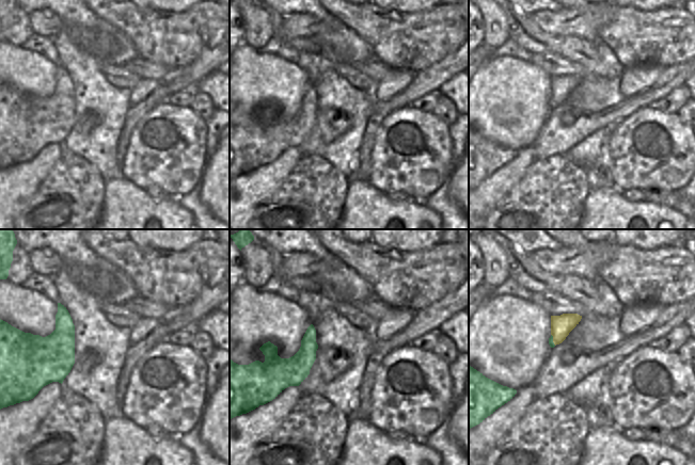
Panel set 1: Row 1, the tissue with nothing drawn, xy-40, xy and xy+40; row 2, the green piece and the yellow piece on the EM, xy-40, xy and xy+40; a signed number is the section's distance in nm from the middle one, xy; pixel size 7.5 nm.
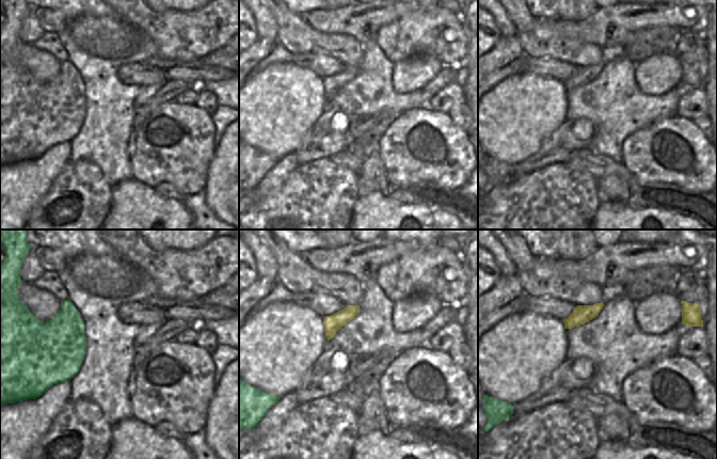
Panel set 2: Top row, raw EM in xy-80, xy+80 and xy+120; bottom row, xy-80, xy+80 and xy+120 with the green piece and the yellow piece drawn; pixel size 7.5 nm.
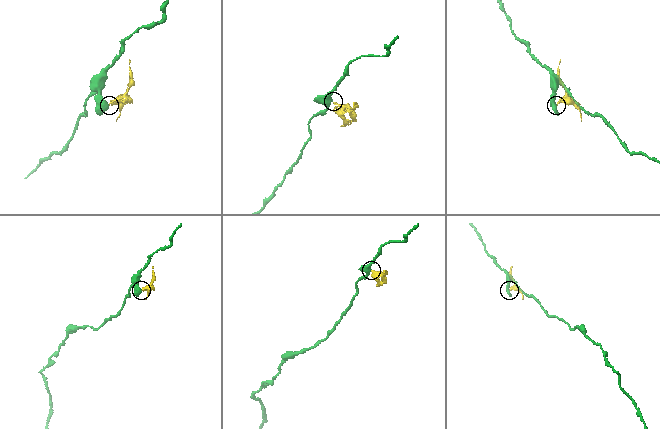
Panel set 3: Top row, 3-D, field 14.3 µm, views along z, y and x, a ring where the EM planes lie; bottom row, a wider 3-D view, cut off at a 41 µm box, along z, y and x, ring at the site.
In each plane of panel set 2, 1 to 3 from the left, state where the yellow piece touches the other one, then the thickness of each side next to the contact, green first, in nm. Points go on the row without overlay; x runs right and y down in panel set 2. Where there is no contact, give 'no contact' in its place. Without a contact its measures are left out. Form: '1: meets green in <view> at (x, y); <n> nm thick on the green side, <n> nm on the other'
1: no contact
2: no contact
3: no contact

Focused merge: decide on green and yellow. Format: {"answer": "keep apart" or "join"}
{"answer": "keep apart"}

